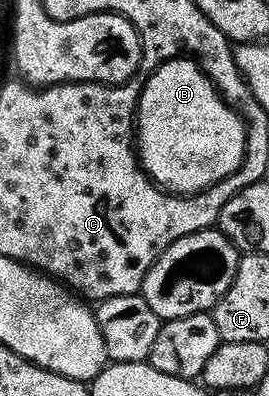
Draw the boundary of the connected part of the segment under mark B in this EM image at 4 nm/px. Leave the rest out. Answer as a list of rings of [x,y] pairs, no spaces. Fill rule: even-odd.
[[[183,61],[163,63],[157,65],[151,77],[143,77],[143,111],[135,113],[133,153],[145,173],[161,191],[167,191],[169,197],[179,201],[193,201],[195,197],[223,187],[223,183],[233,179],[247,161],[245,145],[251,131],[253,121],[249,119],[249,115],[227,99],[217,83],[217,77],[201,69],[201,65],[191,65]],[[201,125],[205,129],[213,129],[214,137],[193,137],[200,131]]]

